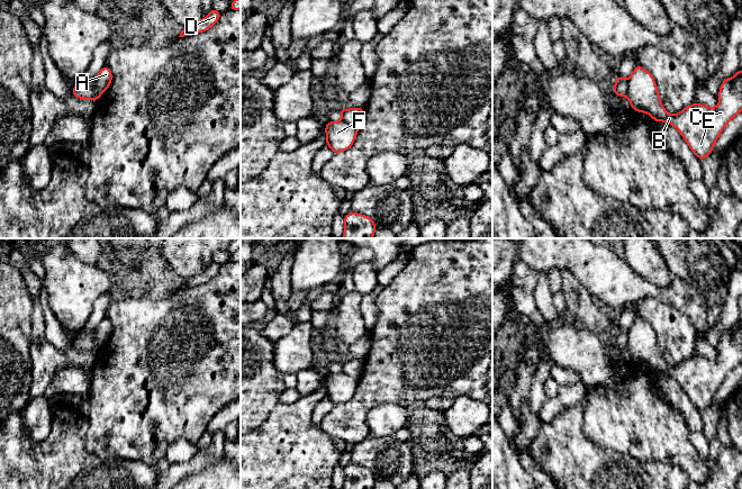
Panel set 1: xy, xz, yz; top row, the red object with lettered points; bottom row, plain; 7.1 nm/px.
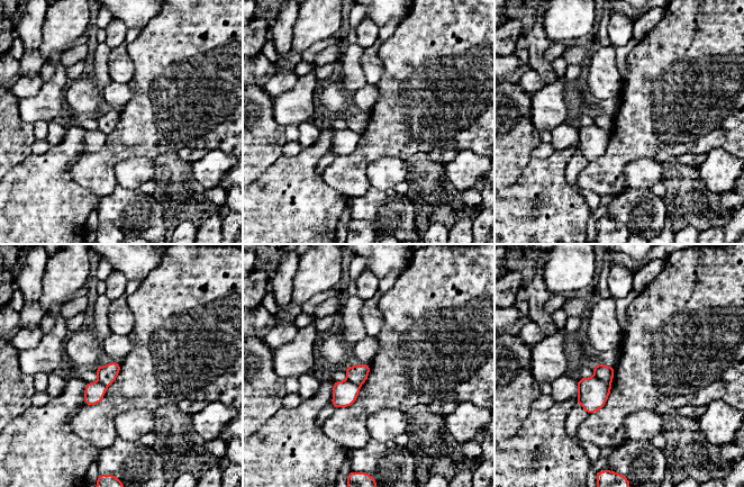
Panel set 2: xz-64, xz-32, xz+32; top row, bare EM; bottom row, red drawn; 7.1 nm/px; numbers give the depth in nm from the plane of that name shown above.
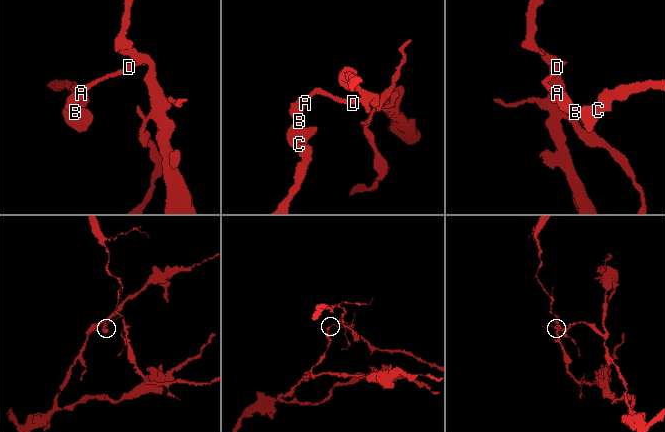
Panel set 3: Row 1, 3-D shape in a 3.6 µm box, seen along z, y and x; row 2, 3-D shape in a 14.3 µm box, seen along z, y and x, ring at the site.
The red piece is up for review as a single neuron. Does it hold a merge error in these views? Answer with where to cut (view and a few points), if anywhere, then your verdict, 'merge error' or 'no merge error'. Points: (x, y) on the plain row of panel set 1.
cut in xy along (93, 331), (97, 341), (101, 345); merge error

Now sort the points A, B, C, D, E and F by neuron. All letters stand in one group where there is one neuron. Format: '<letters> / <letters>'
A D / B C E F

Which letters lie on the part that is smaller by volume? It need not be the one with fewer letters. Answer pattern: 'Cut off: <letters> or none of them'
Cut off: A, D

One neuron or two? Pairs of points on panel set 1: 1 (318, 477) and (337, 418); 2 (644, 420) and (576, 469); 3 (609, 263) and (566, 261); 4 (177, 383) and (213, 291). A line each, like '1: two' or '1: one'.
1: two
2: two
3: one
4: one

